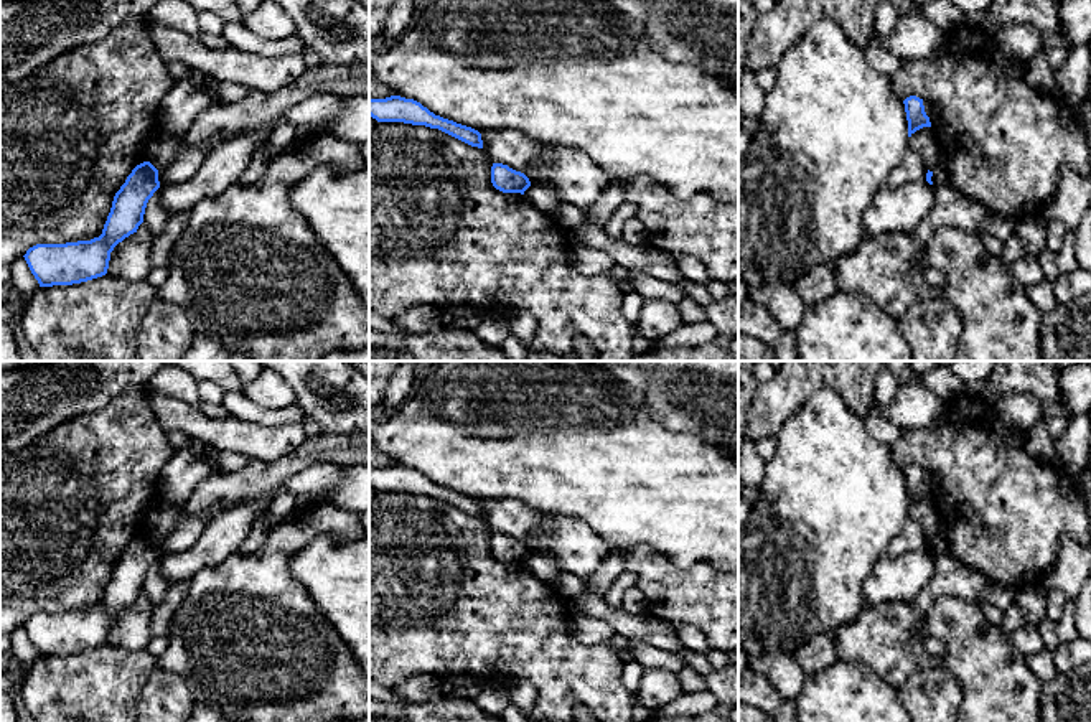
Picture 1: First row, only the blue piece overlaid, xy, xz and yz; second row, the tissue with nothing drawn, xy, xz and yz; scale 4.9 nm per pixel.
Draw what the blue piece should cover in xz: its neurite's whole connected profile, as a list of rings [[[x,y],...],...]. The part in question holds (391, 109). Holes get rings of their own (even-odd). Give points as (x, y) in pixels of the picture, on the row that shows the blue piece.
[[[400,96],[369,99],[369,115],[377,122],[404,122],[438,129],[471,147],[483,148],[481,134],[478,130],[435,115],[414,99]]]

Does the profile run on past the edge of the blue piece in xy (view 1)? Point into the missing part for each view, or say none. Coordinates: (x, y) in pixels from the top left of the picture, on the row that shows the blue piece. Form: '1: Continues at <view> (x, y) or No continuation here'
1: No continuation here

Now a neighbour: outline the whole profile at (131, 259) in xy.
[[[145,223],[110,252],[107,274],[130,282],[145,280],[152,265],[153,236]]]

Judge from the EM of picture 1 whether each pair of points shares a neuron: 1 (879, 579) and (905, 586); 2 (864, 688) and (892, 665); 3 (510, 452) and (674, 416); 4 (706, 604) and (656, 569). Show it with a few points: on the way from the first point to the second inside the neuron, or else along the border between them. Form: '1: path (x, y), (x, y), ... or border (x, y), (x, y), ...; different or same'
1: path (885, 581), (899, 581); same
2: border (842, 660), (869, 666), (899, 689); different
3: border (633, 391), (669, 429), (696, 434); different
4: path (694, 597), (684, 597), (668, 581); same

